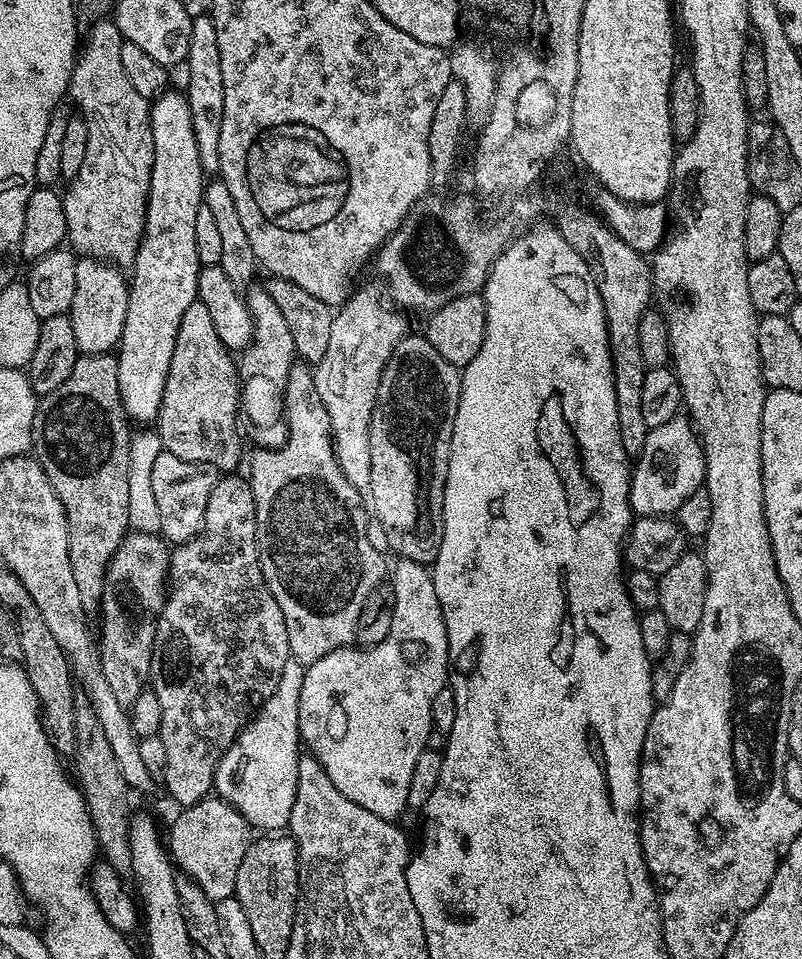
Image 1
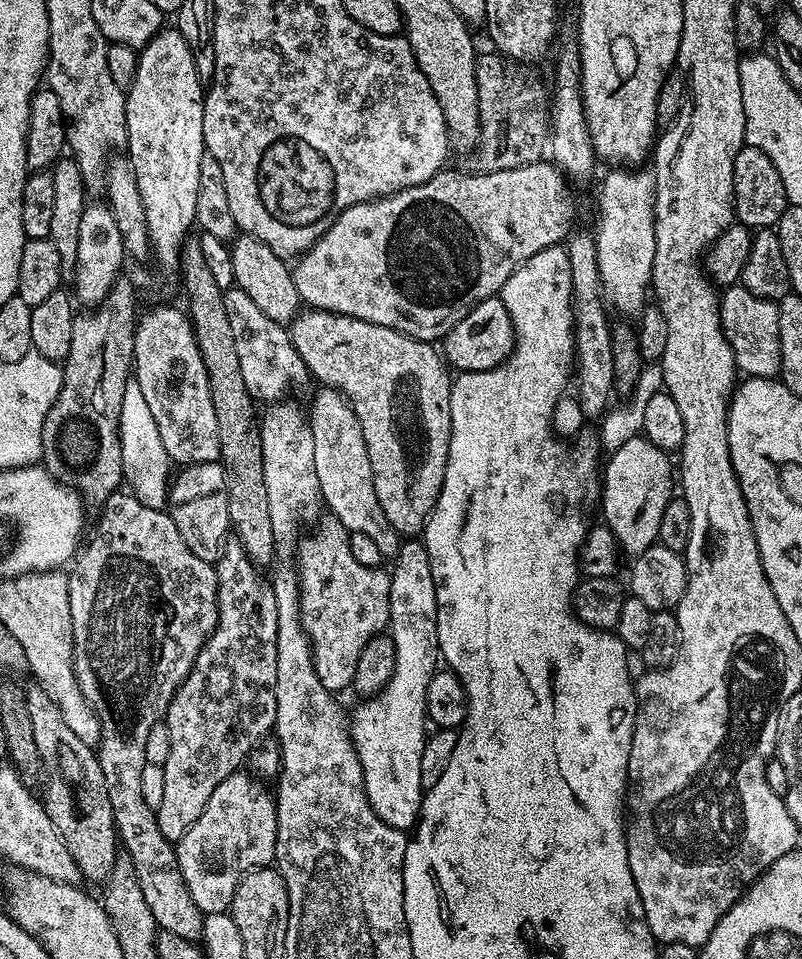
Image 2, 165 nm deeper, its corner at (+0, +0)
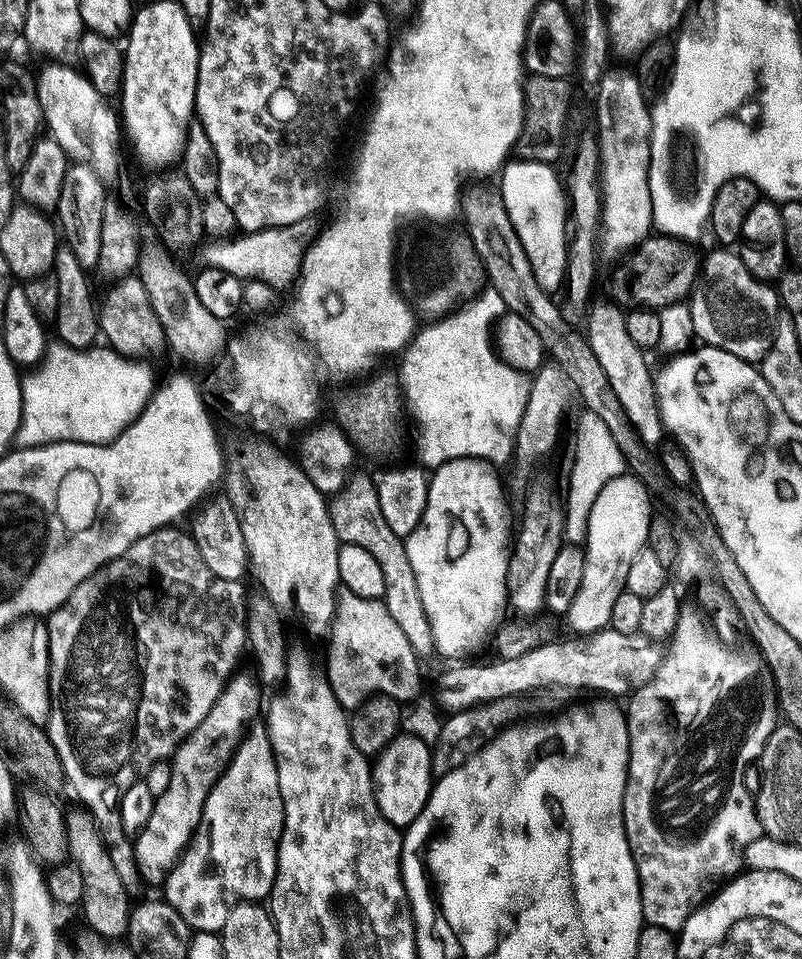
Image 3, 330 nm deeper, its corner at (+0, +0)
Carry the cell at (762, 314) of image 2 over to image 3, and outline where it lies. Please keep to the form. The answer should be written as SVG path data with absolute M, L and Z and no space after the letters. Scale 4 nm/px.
M732 250L712 252L703 259L702 271L692 290L690 305L692 304L692 328L701 345L709 348L721 348L738 358L749 362L759 362L770 350L772 335L776 333L776 317L781 311L781 299L777 289L771 283L759 280L742 262L739 254Z

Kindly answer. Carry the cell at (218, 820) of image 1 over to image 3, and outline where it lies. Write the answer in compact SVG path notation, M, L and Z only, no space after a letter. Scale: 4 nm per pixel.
M256 722L249 727L245 737L240 741L239 747L232 755L232 761L224 768L223 774L218 778L218 782L214 782L214 786L210 790L210 794L206 798L206 806L202 810L202 818L196 827L196 833L192 835L191 842L185 848L180 860L167 873L168 881L164 884L163 899L170 905L174 906L174 910L178 910L178 914L182 914L182 918L188 923L189 929L196 932L214 932L219 933L224 927L228 910L241 902L260 902L265 899L272 891L272 883L276 881L276 851L280 845L280 835L284 829L284 807L282 806L282 794L278 790L278 770L276 769L276 759L272 753L272 743L268 737L268 729L263 723Z

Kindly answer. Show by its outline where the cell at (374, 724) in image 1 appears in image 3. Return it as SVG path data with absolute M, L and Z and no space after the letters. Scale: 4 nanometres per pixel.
M397 734L375 757L372 783L380 812L391 824L403 830L422 814L428 796L432 792L432 749L425 741L409 734Z

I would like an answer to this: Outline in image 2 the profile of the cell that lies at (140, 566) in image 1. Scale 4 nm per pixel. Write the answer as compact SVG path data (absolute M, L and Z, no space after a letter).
M117 490L104 501L99 509L99 512L101 511L100 521L96 524L96 533L93 534L92 541L88 544L88 549L86 549L86 544L83 551L75 557L74 563L71 565L71 568L73 567L72 572L67 573L68 593L70 594L70 618L72 619L72 665L74 666L76 681L84 695L84 701L92 707L100 723L98 755L102 766L102 778L106 778L106 790L110 798L112 817L116 823L116 834L123 851L132 860L132 865L138 878L138 886L142 886L142 898L146 898L146 906L150 906L150 914L154 914L157 929L170 934L178 934L178 938L186 938L196 942L204 934L205 913L200 912L198 906L194 906L194 900L190 898L190 890L186 886L186 882L182 878L182 870L178 866L173 841L167 840L162 834L162 830L158 830L156 813L150 806L146 806L146 798L142 798L142 770L146 764L146 737L150 735L150 730L154 730L156 724L161 723L167 717L168 707L174 698L174 694L180 689L180 684L183 680L190 674L190 670L194 666L202 646L208 641L208 636L216 629L216 623L218 622L216 569L209 561L198 558L198 554L194 554L190 550L190 546L186 546L182 534L178 534L178 526L174 526L174 518L168 515L164 508L151 508L143 504L138 497L131 494L123 496L122 493L123 491Z

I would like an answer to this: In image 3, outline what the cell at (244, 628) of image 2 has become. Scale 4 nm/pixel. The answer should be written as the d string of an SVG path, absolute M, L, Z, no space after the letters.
M240 674L233 675L226 687L195 730L176 745L170 757L172 773L166 790L156 797L154 810L150 810L150 822L140 829L134 840L134 855L143 871L167 873L179 862L192 835L196 833L206 798L223 774L224 768L232 761L232 755L244 739L250 725L257 719L261 689L257 681L243 680Z

